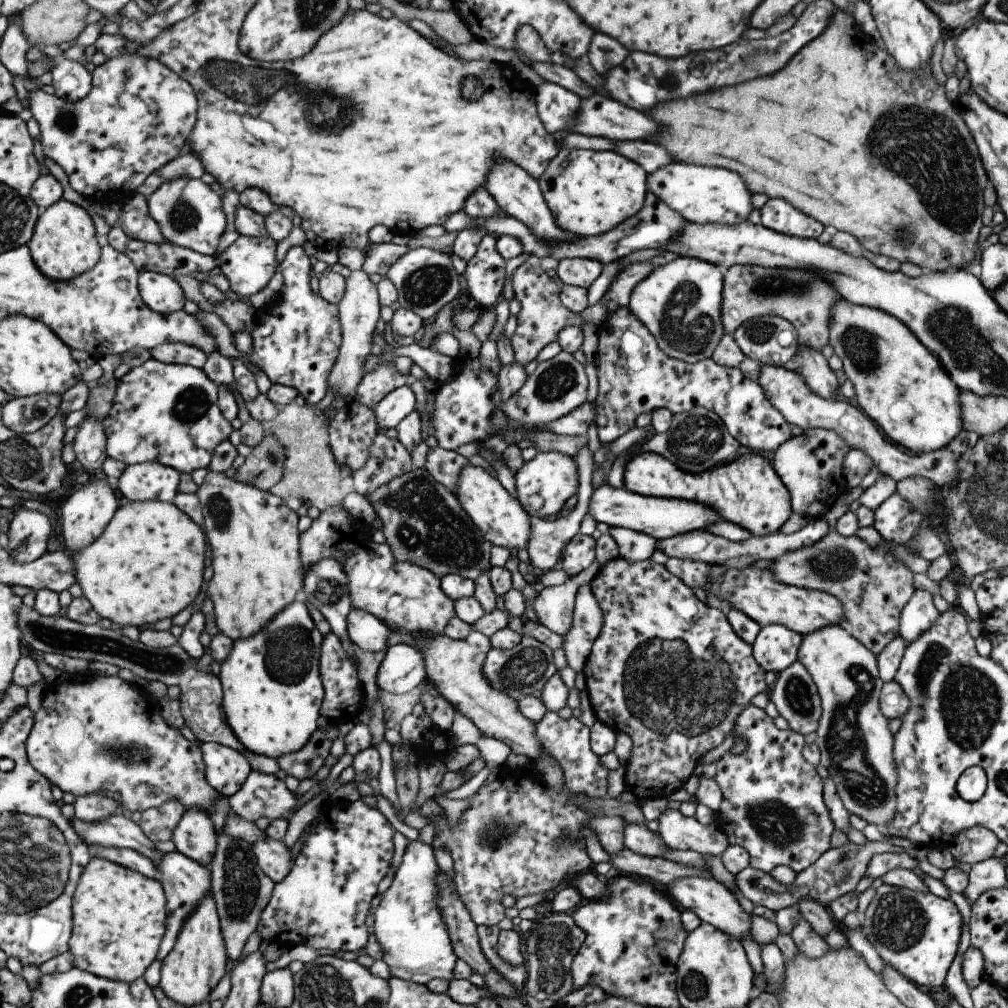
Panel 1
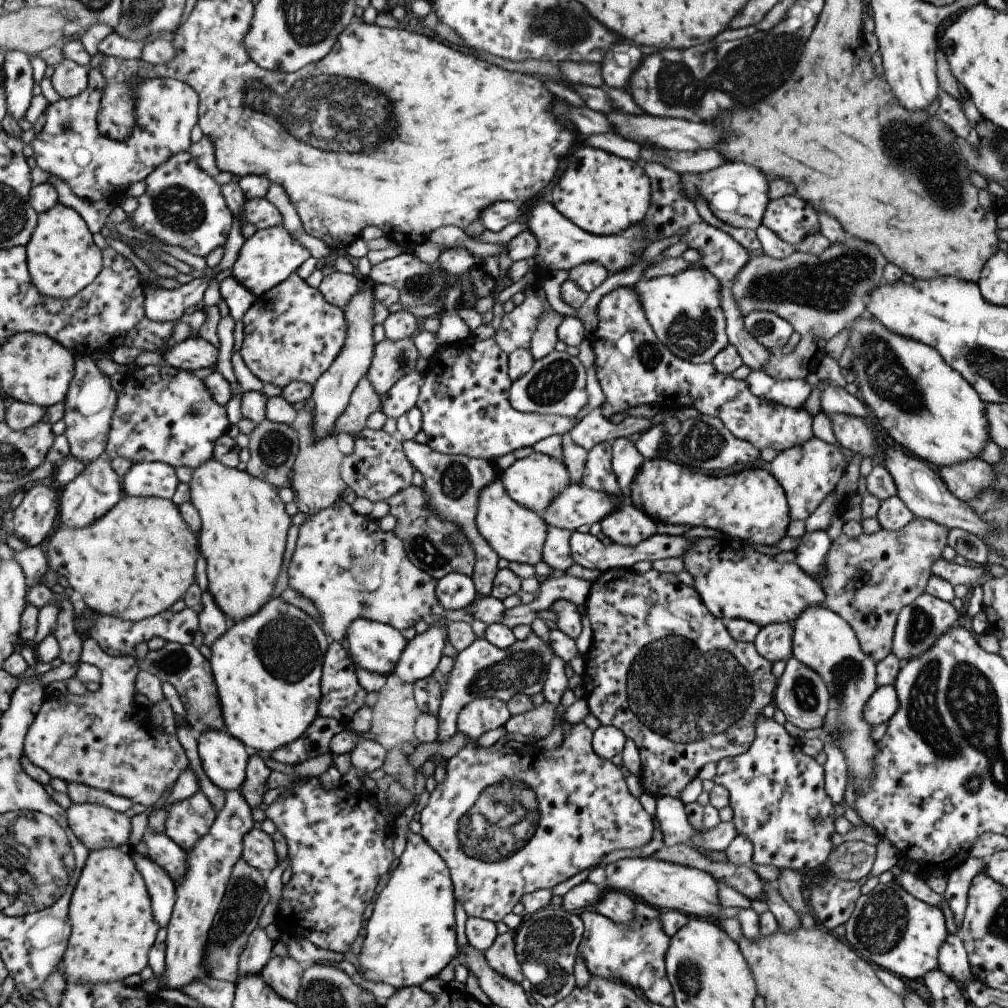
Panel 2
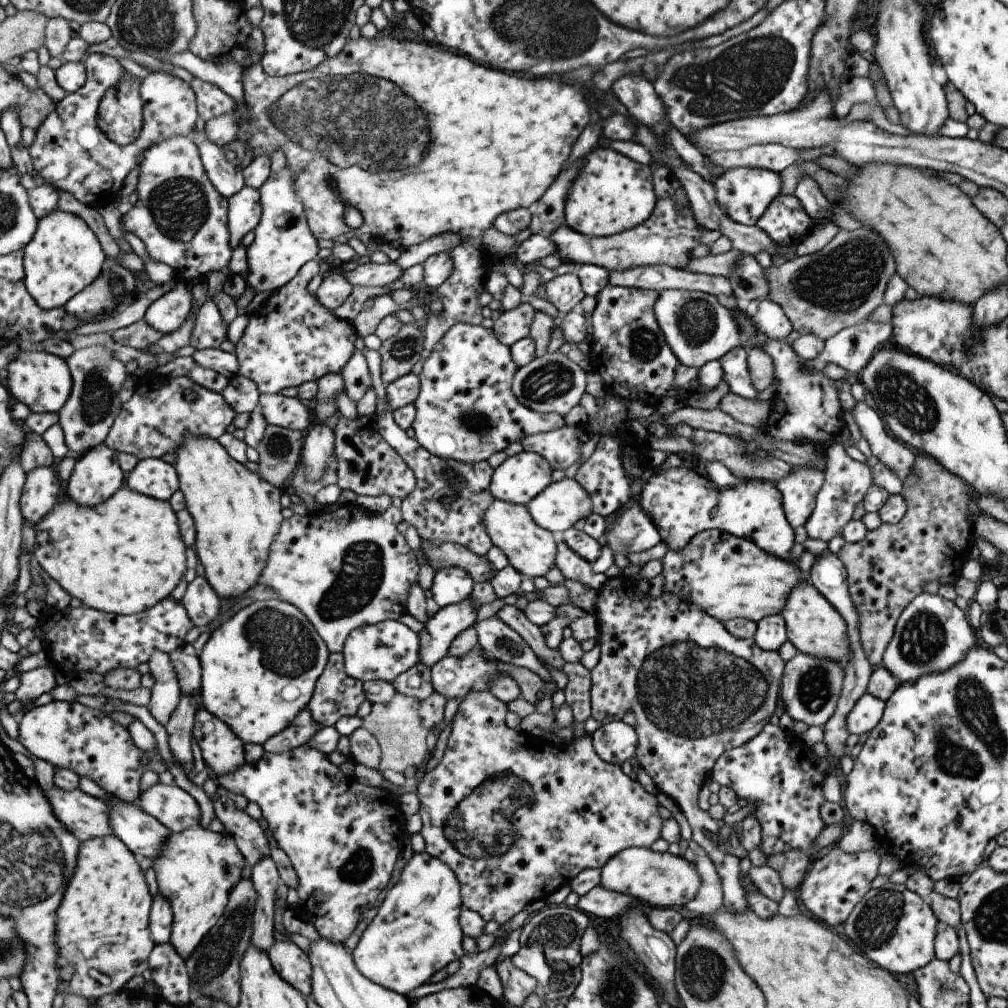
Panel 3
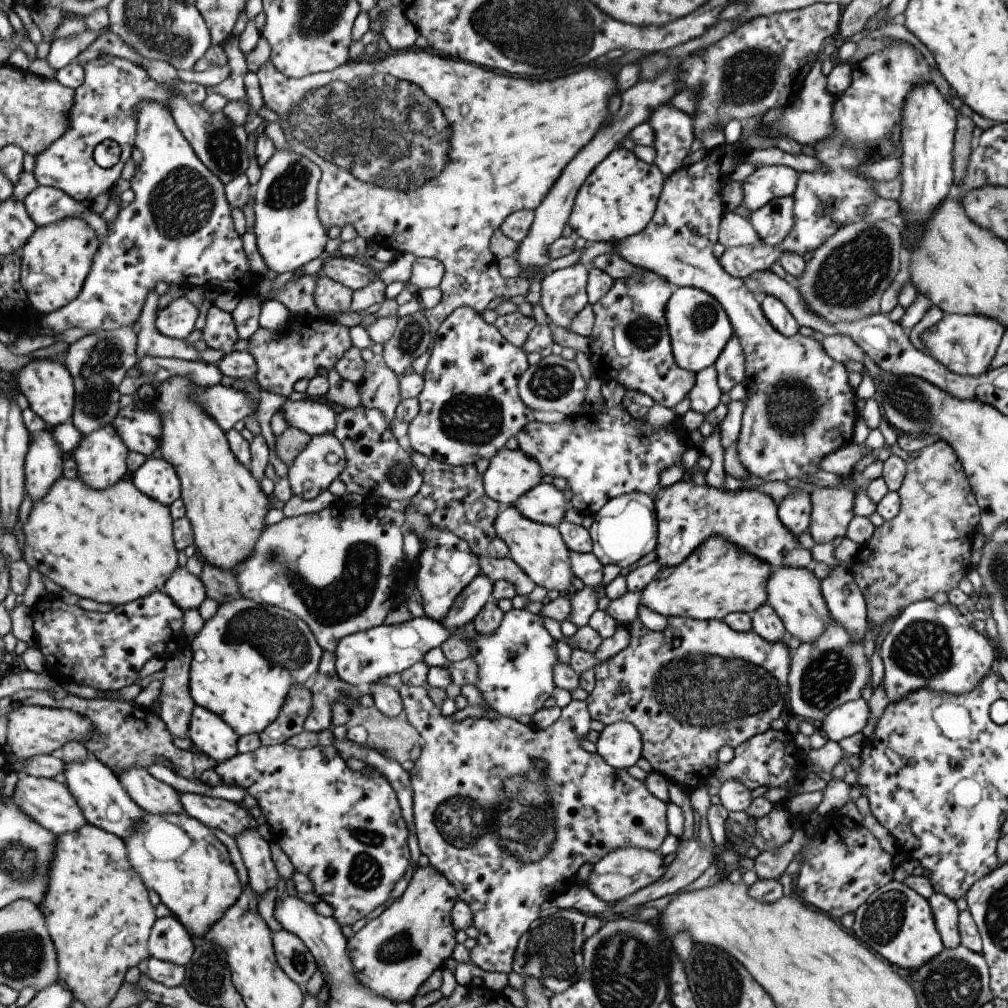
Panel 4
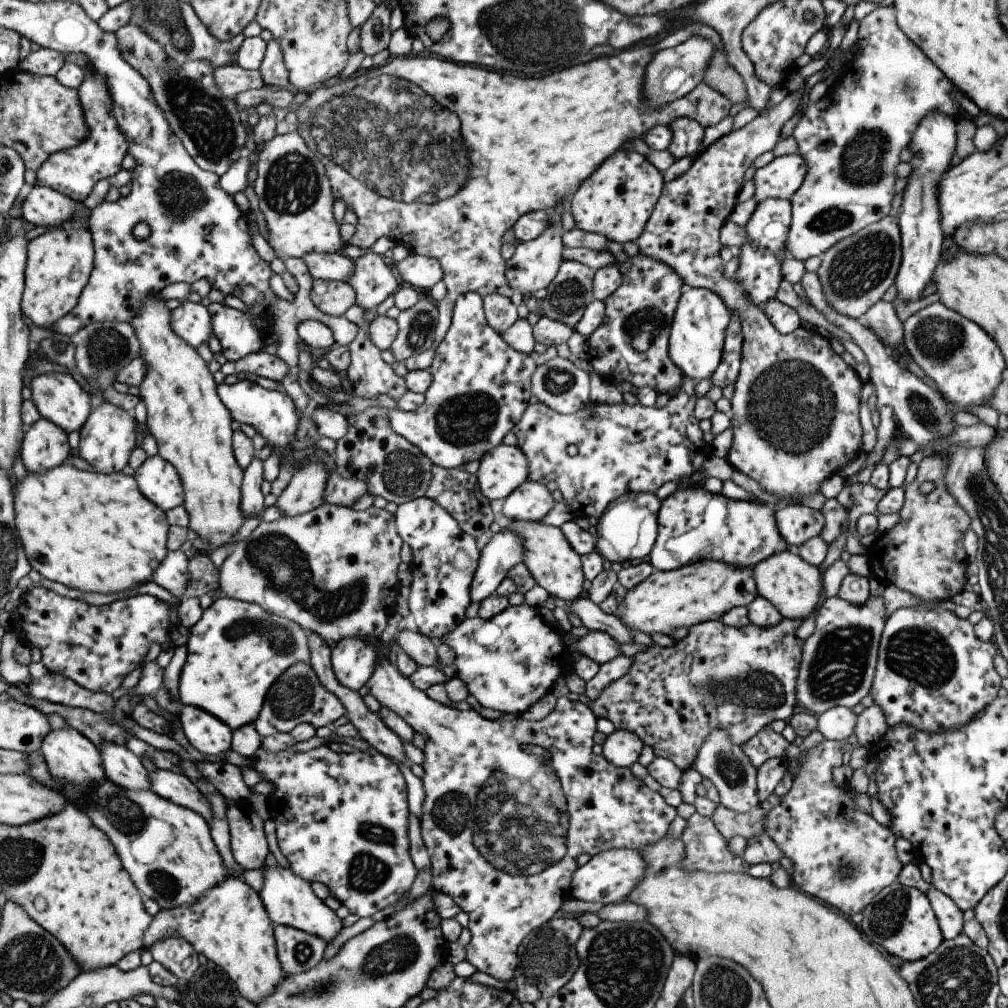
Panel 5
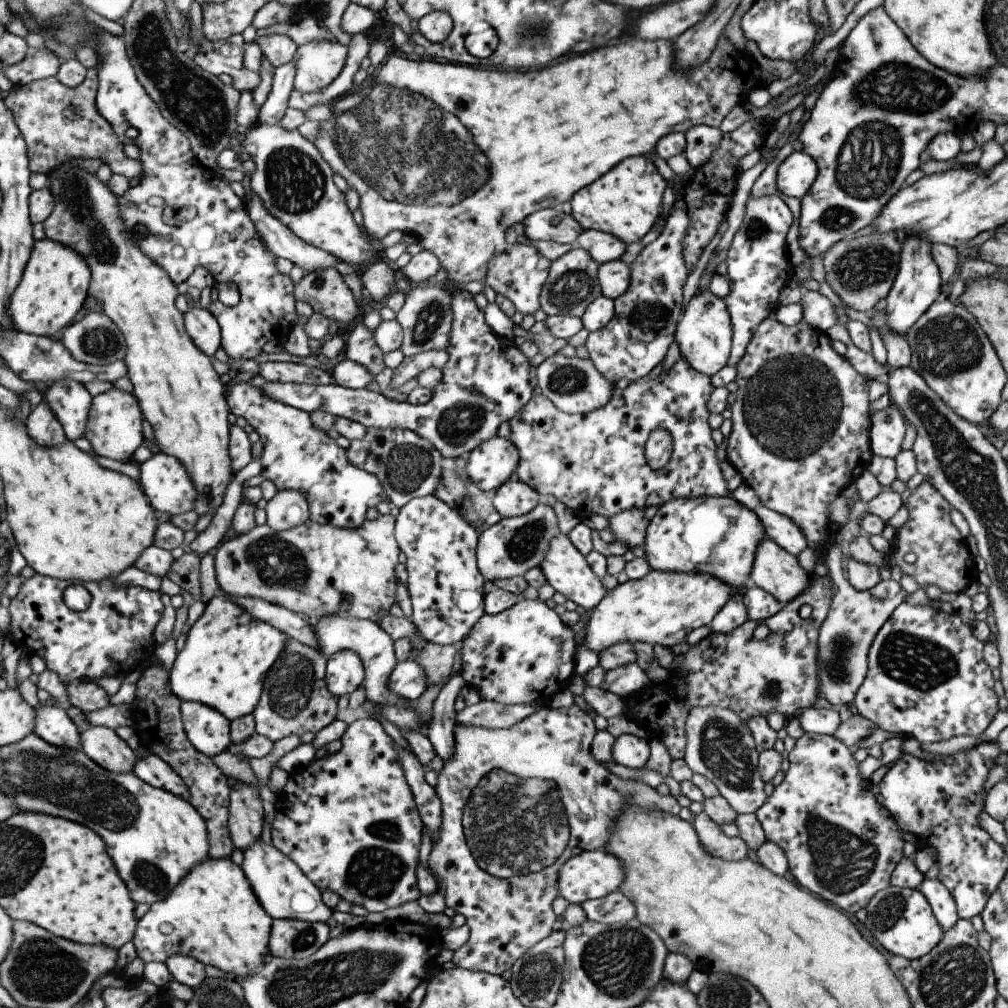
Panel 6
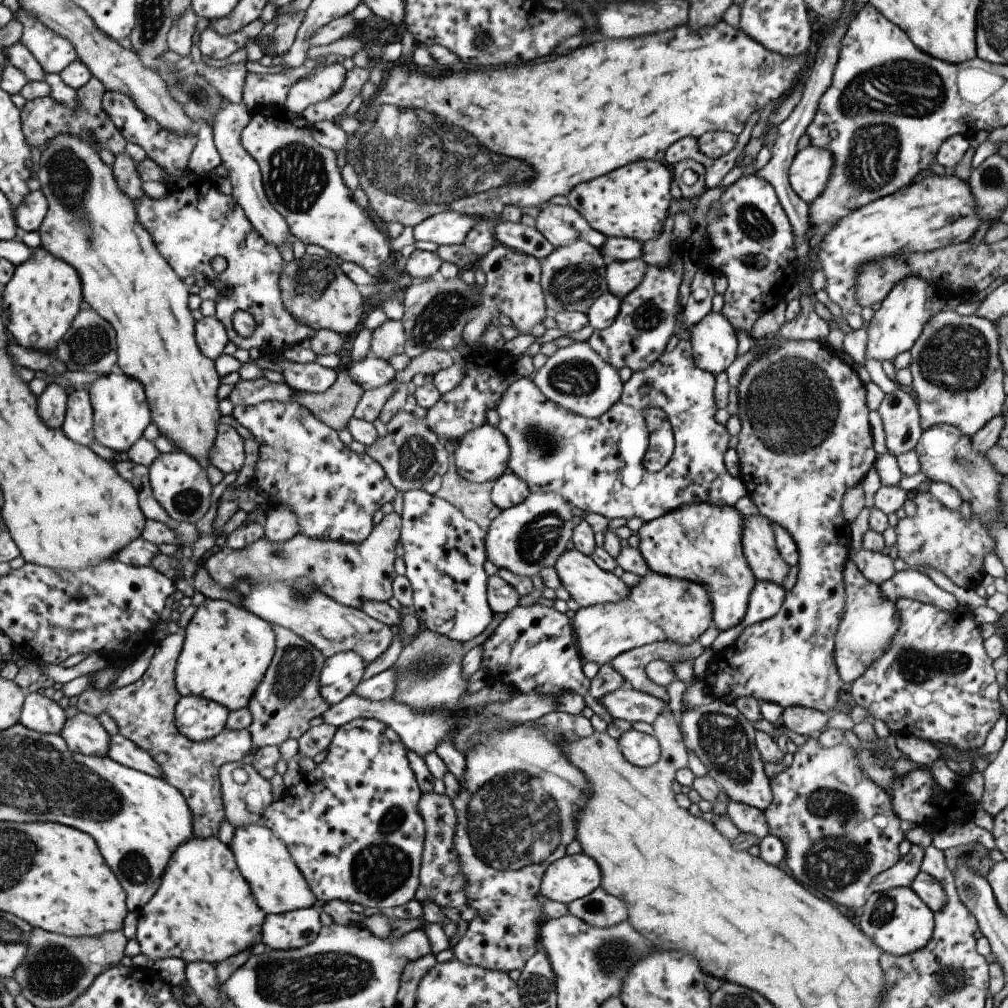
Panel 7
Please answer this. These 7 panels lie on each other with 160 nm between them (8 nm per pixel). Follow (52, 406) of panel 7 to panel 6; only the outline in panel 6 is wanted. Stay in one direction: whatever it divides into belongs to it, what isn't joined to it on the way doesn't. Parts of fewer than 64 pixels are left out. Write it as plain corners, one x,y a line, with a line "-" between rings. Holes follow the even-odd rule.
45,400
30,411
25,422
29,436
39,446
58,447
68,440
62,422

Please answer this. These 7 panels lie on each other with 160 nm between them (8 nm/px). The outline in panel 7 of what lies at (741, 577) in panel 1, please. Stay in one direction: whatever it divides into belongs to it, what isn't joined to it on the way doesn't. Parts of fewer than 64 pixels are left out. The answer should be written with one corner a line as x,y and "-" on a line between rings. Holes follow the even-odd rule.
649,570
639,577
634,586
628,588
628,593
621,600
579,607
574,612
570,625
581,661
594,662
601,666
622,652
651,643
672,643
677,646
691,644
707,627
713,625
712,609
710,596
700,584

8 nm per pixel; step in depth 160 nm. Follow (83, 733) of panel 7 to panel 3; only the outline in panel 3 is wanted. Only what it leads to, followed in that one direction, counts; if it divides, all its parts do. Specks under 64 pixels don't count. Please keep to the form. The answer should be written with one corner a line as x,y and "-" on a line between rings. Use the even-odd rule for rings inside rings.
155,784
141,793
141,807
158,818
170,833
180,833
199,825
199,807
195,799
177,785

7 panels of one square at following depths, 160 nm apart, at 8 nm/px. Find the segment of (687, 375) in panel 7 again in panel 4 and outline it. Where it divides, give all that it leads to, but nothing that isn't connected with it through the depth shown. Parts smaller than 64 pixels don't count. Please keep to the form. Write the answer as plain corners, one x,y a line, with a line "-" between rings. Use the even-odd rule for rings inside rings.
621,404
604,409
605,406
585,408
575,414
565,415
557,423
531,421
514,436
518,446
528,457
537,461
545,476
563,478
571,490
570,506
579,510
585,517
593,517
598,510
612,498
630,493
651,494
658,487
659,472
673,465
680,465
680,456
693,447
688,432
680,426
678,418
660,429
653,429
644,418
632,418

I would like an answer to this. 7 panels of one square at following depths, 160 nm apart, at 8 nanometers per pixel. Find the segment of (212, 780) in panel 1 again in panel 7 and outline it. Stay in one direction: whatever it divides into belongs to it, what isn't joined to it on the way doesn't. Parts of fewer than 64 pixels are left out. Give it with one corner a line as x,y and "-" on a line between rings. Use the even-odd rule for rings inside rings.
180,697
175,706
175,723
190,741
212,739
227,728
228,709
201,697

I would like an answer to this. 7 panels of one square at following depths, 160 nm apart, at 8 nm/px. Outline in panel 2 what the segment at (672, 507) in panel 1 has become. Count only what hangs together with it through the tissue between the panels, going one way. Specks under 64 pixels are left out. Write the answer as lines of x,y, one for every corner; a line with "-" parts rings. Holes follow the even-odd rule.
534,451
522,459
515,459
498,478
506,493
518,505
541,516
546,525
570,531
575,531
581,524
591,526
599,522
607,515
611,515
614,510
616,511
620,504
618,496
591,490
581,483
571,483
561,459

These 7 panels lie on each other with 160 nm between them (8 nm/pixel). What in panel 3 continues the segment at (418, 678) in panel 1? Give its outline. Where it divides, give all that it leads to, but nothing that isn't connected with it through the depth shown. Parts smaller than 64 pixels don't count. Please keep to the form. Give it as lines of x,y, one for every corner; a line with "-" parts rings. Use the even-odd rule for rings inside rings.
469,596
460,603
441,607
431,615
417,633
418,663
431,668
440,658
447,655
453,637
475,624
476,610

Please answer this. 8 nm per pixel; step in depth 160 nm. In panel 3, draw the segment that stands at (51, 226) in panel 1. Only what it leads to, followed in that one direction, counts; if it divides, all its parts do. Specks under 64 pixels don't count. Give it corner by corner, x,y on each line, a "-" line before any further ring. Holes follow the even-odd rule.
58,209
40,219
36,238
23,251
26,287
42,309
65,307
72,298
96,282
104,272
103,262
108,258
101,248
101,242
95,236
95,232
87,226
87,222
81,216

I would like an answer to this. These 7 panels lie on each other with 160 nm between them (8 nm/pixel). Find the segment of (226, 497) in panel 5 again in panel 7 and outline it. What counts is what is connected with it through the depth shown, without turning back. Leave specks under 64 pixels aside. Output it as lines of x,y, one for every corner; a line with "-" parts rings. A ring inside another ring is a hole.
59,135
42,150
35,178
49,201
47,216
39,230
40,246
72,264
80,272
82,281
85,276
84,300
115,326
119,342
117,369
143,385
152,409
153,423
160,434
202,467
207,466
216,440
215,428
218,428
215,390
219,388
219,378
213,361
195,346
193,324
196,322
187,308
185,284
157,250
153,237
137,216
135,201
119,188
113,168
101,160
95,146
80,136

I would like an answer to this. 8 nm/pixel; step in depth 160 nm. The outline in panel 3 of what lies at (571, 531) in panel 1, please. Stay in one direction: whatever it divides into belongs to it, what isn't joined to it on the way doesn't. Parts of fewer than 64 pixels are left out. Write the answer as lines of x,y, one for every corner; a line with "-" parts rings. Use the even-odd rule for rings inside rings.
557,539
553,557
554,565
564,579
580,582
583,586
597,591
607,578
603,573
591,572
591,563
577,556
563,541

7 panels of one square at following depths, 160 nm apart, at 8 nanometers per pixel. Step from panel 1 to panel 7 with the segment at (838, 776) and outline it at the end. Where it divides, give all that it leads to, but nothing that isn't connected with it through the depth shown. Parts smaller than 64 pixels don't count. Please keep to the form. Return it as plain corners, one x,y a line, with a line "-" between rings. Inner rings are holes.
761,514
742,517
742,551
755,581
769,581
781,587
790,566
777,552
771,522

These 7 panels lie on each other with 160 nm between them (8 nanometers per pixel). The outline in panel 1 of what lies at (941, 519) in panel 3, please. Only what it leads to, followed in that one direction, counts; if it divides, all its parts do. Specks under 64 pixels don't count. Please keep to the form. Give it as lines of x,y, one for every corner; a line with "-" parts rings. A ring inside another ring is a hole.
828,530
817,542
774,558
767,570
775,582
834,596
844,612
841,627
877,656
898,635
900,610
915,590
911,584
912,572
892,557
890,548
905,547
912,555
914,551
907,543
883,542
879,547
870,547
856,534
844,537
835,530

